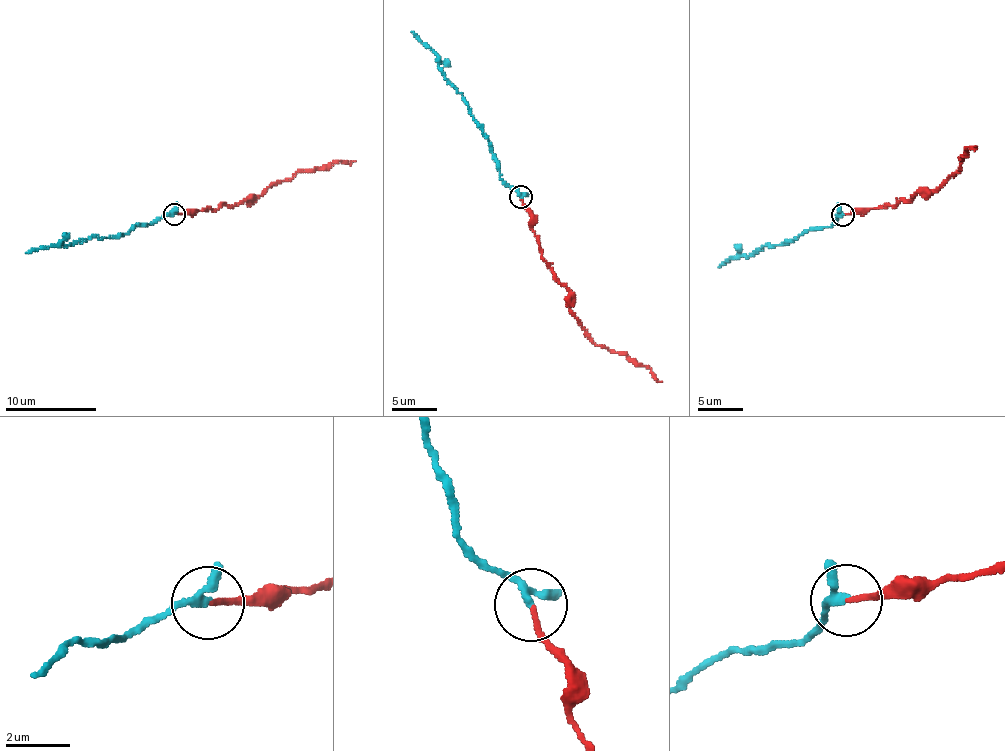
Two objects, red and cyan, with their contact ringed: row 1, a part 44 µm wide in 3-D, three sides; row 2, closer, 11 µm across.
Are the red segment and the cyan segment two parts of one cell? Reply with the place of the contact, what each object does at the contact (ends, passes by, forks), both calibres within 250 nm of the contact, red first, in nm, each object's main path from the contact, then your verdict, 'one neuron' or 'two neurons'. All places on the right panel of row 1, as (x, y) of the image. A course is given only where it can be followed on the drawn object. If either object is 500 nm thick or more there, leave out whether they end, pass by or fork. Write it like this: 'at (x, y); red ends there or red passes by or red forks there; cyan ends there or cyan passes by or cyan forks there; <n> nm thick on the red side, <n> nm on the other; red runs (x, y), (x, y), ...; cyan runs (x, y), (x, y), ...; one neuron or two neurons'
at (842, 215); red ends there; cyan passes by; 150 nm thick on the red side, 200 nm on the other; red runs (843, 214), (859, 209), (894, 205), (911, 200), (919, 190), (938, 190), (955, 175), (965, 149), (975, 146); cyan runs (843, 214), (830, 227), (810, 227), (781, 245), (756, 248), (751, 256), (734, 256), (719, 267); one neuron

